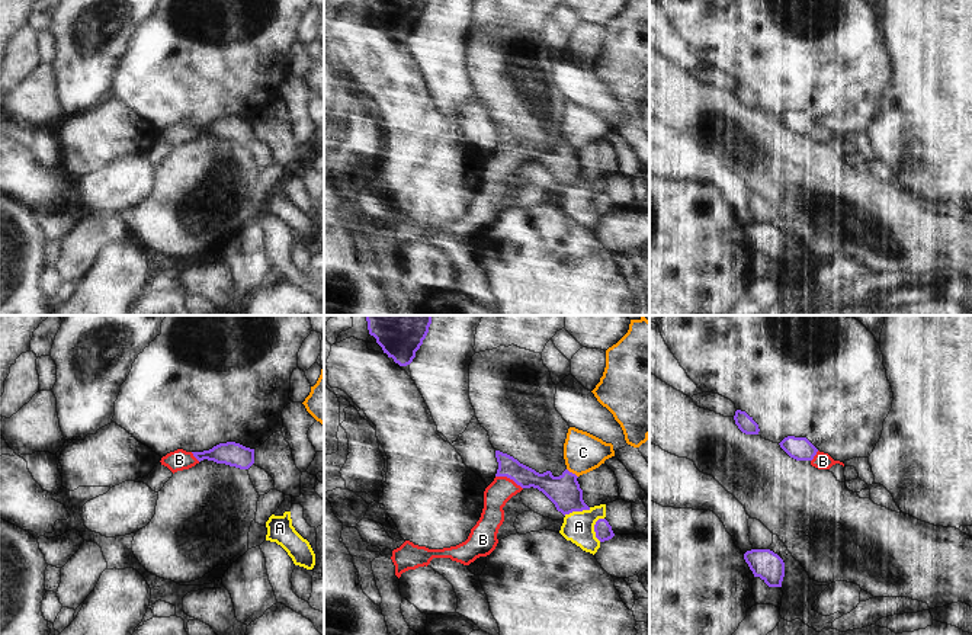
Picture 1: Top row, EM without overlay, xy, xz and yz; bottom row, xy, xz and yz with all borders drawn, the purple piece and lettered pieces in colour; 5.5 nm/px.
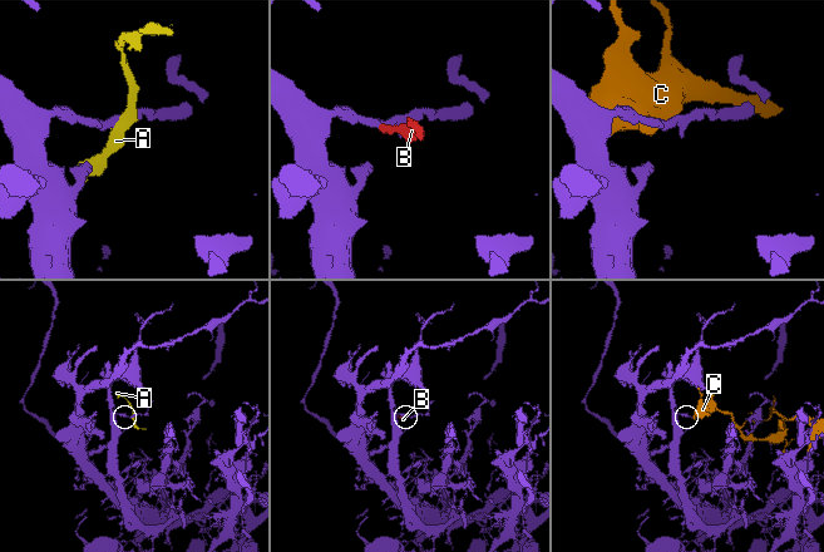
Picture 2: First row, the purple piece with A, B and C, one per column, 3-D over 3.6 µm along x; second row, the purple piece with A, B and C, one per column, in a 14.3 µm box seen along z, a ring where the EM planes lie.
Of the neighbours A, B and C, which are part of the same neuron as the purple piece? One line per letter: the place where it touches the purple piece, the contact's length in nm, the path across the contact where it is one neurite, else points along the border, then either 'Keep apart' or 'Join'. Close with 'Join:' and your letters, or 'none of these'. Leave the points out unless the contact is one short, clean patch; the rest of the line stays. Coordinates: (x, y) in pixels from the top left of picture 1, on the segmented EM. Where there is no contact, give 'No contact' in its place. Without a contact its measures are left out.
A: Touches purple at xz (594, 528). Shared border 140 nm. Keep apart
B: Touches purple at xz (509, 477). Shared border 170 nm. Path across: xz (552, 487), (529, 477), (509, 477), (496, 496). Join
C: Touches purple at xz (571, 472). Shared border 80 nm. Boundary: xz (567, 468), (577, 477). Keep apart
Join: B.

